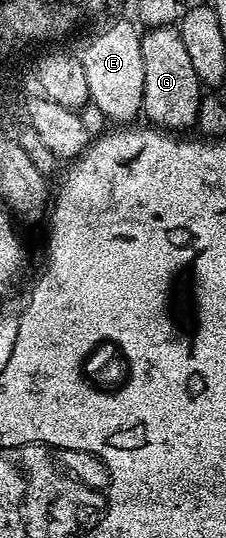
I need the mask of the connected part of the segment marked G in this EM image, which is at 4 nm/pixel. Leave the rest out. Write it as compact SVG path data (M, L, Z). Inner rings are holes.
M154 26L152 28L146 29L144 33L141 34L141 47L143 48L143 114L150 123L156 124L158 127L164 128L170 132L185 132L185 130L190 126L190 128L196 127L197 124L197 113L199 112L199 104L201 103L203 97L203 84L199 80L199 76L195 72L195 67L191 65L191 60L187 57L187 48L183 45L183 40L181 39L180 29L174 28L173 26Z

